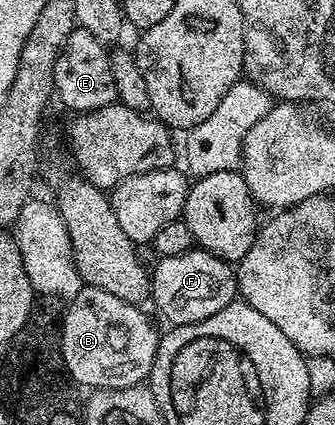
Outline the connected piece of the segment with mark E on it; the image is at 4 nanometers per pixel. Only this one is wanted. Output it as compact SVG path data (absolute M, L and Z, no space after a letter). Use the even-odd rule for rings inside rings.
M76 26L69 34L55 67L55 96L71 114L101 110L101 106L116 103L115 79L108 45L99 41L89 30Z

